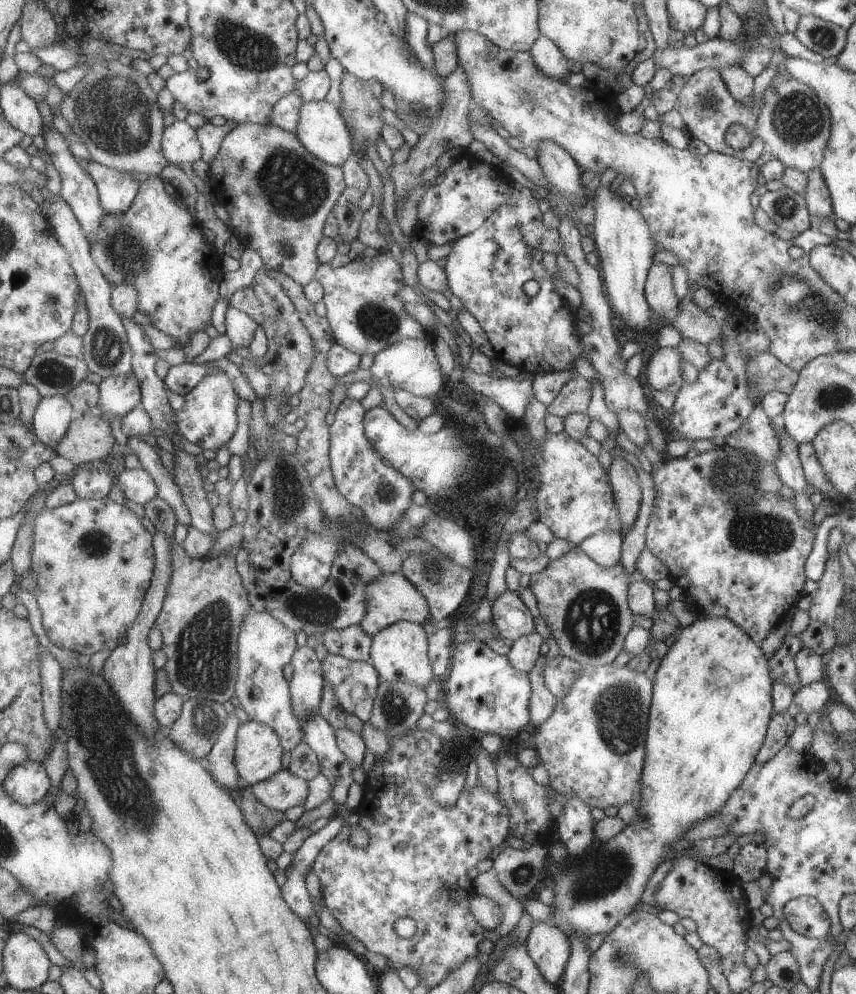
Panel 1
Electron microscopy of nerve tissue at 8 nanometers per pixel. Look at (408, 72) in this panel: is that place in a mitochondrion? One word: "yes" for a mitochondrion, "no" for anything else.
no

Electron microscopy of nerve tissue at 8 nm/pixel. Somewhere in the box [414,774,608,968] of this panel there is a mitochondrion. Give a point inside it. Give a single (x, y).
(447, 931)

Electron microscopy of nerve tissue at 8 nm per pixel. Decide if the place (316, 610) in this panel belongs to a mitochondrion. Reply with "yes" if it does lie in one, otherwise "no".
yes

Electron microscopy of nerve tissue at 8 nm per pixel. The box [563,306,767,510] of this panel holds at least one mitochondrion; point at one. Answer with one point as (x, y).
(723, 477)

